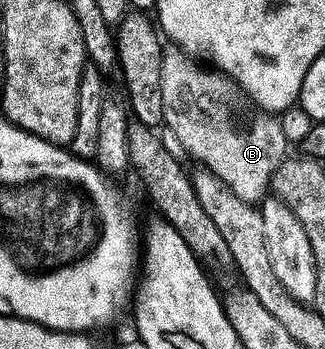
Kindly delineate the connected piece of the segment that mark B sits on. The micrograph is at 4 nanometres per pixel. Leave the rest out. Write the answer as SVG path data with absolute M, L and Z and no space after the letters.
M171 56L164 57L163 67L161 68L161 92L163 93L163 121L166 129L171 129L173 137L179 141L179 146L192 158L193 161L199 162L200 167L207 169L209 172L213 172L213 176L217 176L217 180L221 180L228 190L233 192L233 196L241 196L241 200L250 202L252 204L259 204L268 197L269 191L272 189L272 182L274 180L275 173L281 168L283 162L286 162L289 158L289 143L285 132L283 131L283 123L278 117L272 116L259 109L254 104L249 104L248 99L245 97L242 90L222 72L216 72L214 69L206 68L202 70L200 63L195 60L182 60L178 62L177 59L171 58Z

